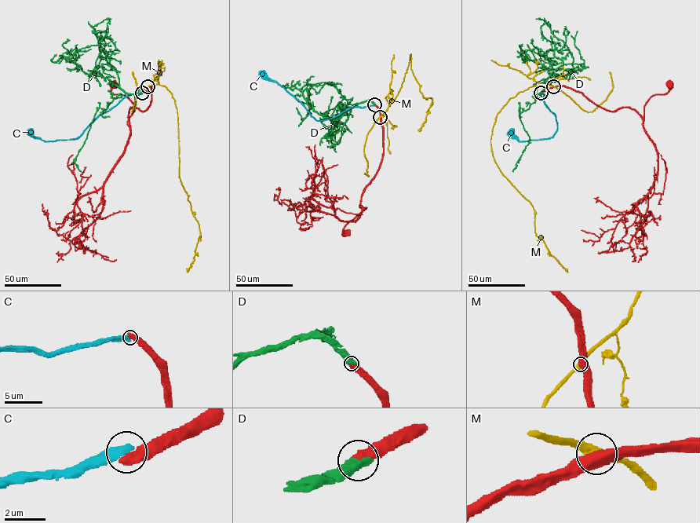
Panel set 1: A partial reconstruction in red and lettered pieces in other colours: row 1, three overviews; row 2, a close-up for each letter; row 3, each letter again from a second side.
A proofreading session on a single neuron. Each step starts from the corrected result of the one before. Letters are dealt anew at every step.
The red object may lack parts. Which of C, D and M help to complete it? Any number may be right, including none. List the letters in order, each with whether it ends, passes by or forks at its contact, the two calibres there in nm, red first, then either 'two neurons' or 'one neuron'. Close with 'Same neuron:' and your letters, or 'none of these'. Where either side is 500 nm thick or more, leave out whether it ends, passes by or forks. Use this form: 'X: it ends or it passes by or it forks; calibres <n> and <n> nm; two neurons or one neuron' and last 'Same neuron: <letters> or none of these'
C: calibres 650 and 500 nm; two neurons
D: calibres 480 and 650 nm; one neuron
M: calibres 550 and 440 nm; two neurons
Same neuron: D

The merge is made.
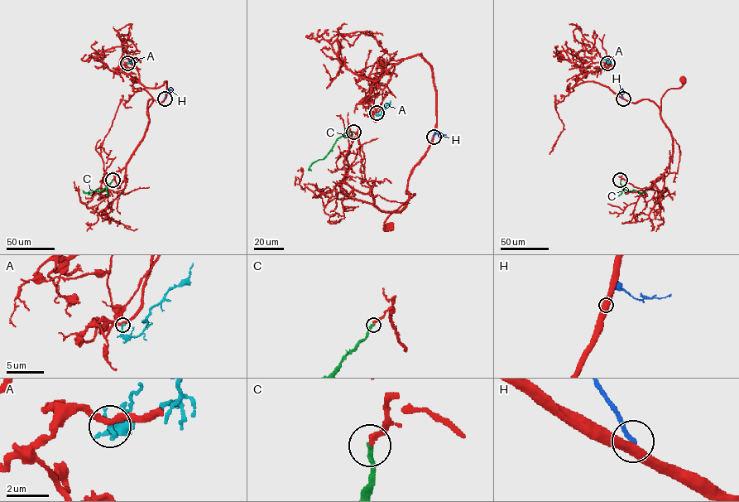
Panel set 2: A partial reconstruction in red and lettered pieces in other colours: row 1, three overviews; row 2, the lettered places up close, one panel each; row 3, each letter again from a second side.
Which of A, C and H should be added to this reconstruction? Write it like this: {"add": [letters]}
{"add": ["C"]}

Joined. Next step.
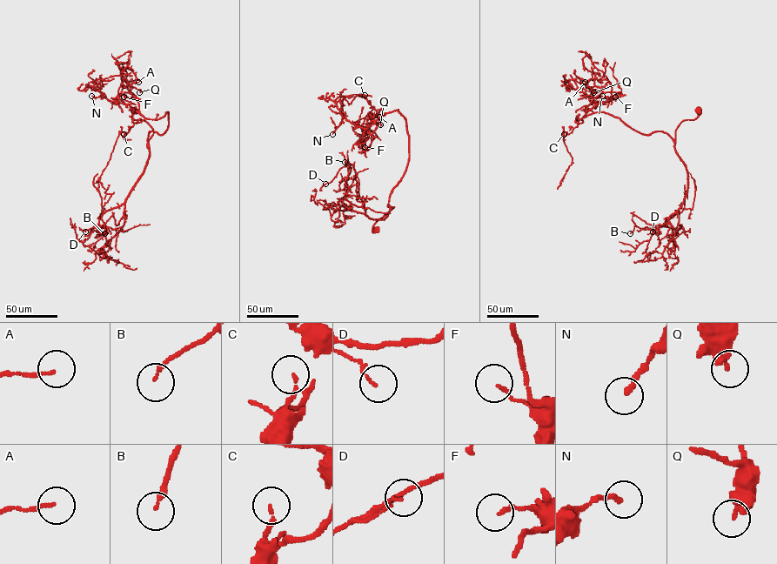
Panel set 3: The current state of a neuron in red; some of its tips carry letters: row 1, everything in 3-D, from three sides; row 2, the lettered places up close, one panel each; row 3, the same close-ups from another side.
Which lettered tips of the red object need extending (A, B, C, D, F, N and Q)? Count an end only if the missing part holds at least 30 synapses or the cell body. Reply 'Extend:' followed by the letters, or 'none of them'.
Extend: none of them

